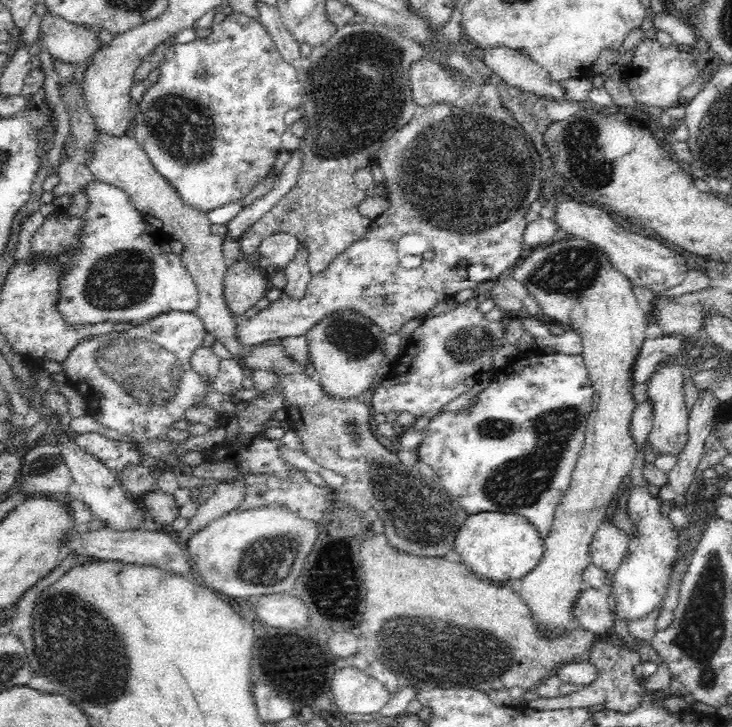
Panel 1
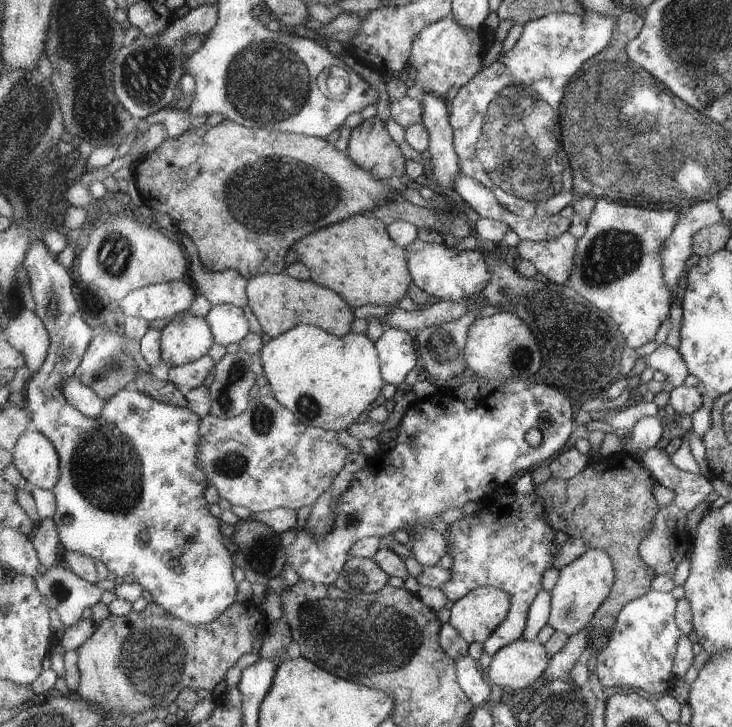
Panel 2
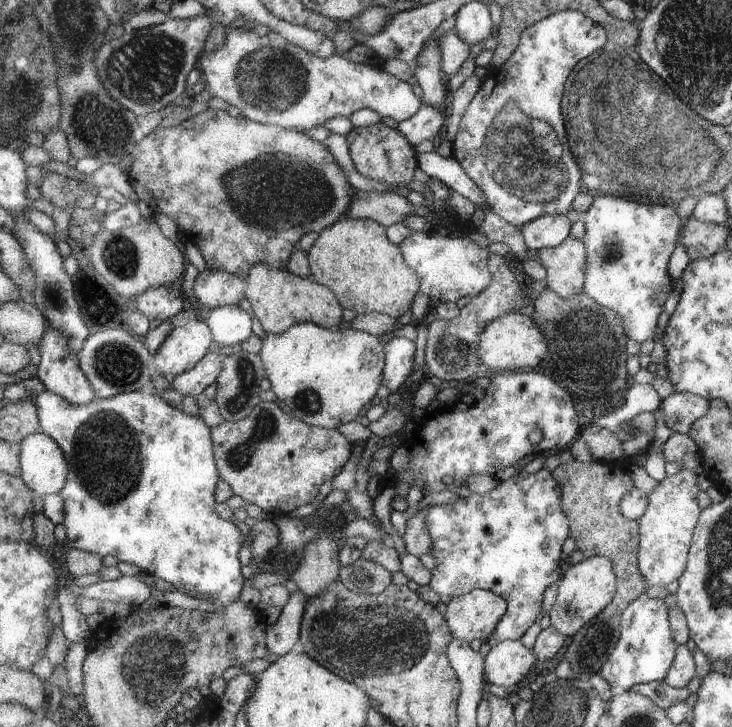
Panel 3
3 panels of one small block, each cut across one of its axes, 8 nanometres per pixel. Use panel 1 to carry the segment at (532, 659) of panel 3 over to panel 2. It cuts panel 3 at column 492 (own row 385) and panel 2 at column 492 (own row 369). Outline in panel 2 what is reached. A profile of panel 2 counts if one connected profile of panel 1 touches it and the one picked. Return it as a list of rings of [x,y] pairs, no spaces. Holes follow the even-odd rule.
[[[525,638],[509,644],[492,657],[487,679],[499,687],[507,686],[514,690],[525,690],[534,683],[539,684],[552,660],[552,656],[544,644],[539,644],[537,641],[527,641]]]

